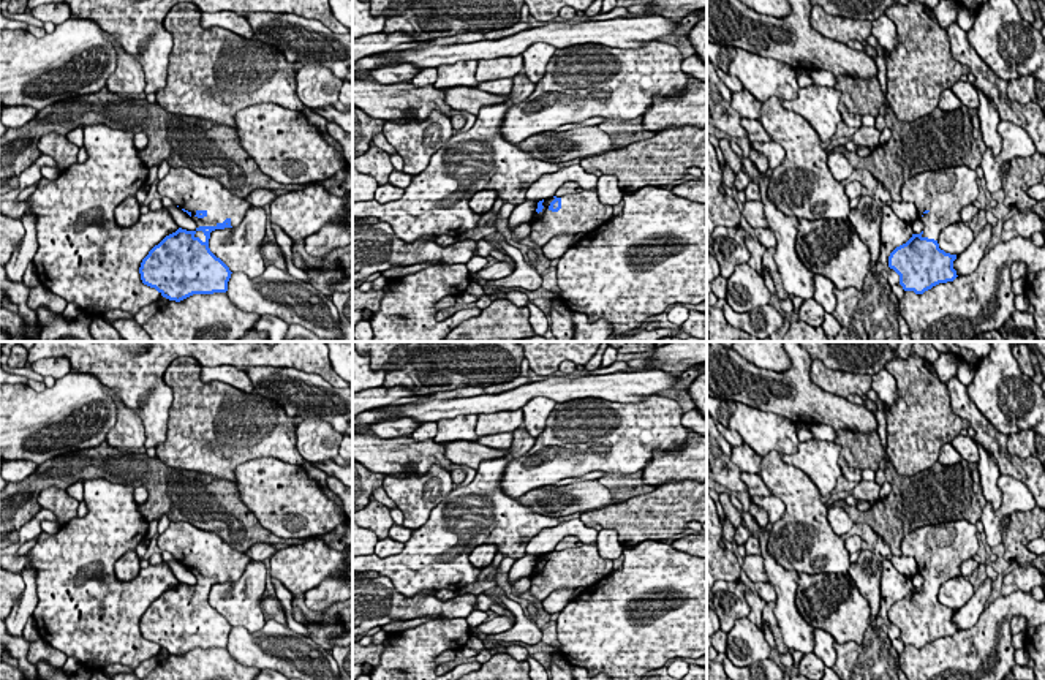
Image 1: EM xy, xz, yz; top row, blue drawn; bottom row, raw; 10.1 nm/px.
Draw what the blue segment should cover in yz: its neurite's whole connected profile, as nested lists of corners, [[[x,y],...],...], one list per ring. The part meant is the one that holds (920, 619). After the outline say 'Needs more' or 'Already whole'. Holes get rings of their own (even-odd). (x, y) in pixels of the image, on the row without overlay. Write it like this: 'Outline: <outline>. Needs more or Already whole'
Outline: [[[964,519],[933,523],[904,535],[901,553],[914,557],[923,577],[920,588],[896,601],[888,610],[888,621],[900,629],[904,645],[923,648],[939,637],[953,636],[956,609],[939,603],[941,585],[960,576],[963,561],[977,555],[977,527]]]. Needs more

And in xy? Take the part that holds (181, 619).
Outline: [[[171,522],[158,536],[158,547],[187,566],[198,582],[179,582],[155,599],[141,617],[142,637],[175,656],[193,648],[226,647],[232,626],[210,606],[210,587],[236,582],[253,560],[213,531],[188,522]]]. Needs more

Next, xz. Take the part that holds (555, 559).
Outline: [[[596,544],[553,550],[538,557],[530,593],[542,603],[558,588],[590,587],[612,571],[612,560],[604,560]]]. Needs more

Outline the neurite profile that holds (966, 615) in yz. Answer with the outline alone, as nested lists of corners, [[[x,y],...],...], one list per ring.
[[[987,577],[980,587],[975,590],[972,598],[961,606],[953,615],[953,623],[958,631],[972,628],[985,609],[993,588],[993,579]]]

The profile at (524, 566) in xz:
[[[525,555],[520,560],[515,560],[511,571],[507,572],[507,584],[519,580],[520,577],[526,577],[536,568],[539,555]]]

